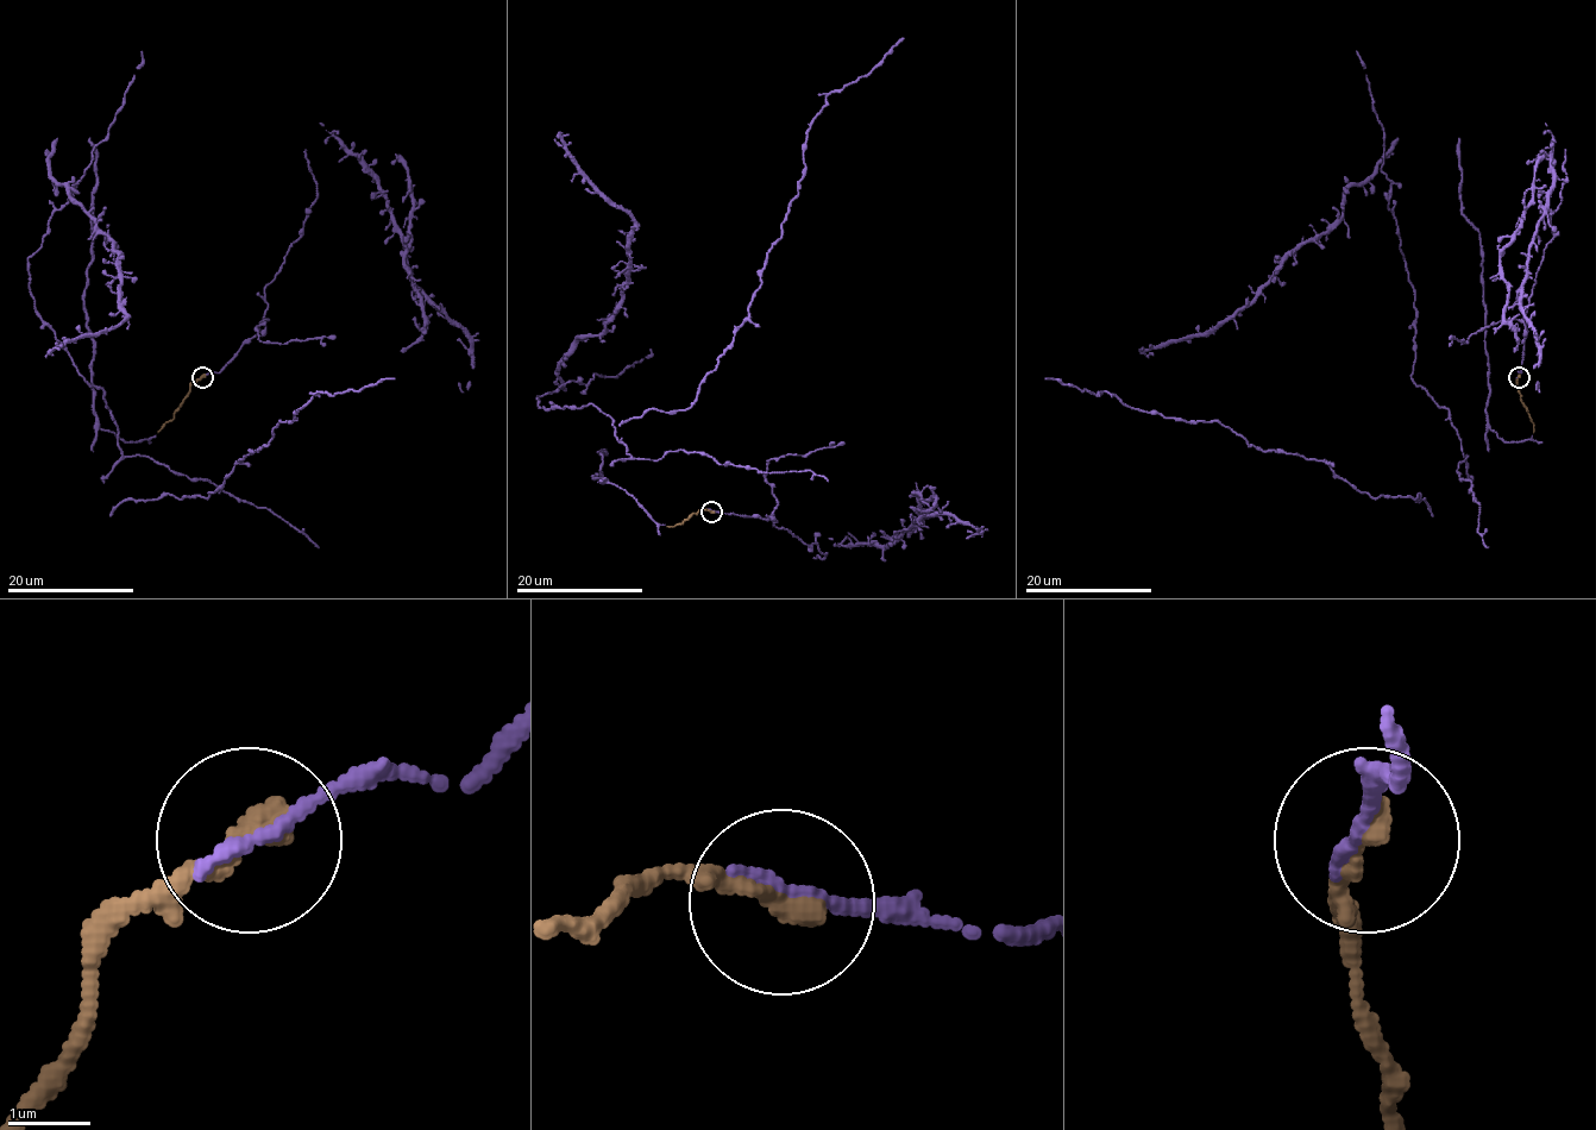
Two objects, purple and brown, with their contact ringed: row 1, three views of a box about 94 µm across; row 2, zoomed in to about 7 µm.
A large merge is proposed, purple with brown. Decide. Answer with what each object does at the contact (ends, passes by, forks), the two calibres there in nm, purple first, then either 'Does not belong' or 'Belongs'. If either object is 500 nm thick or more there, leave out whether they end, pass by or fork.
At the ring purple ends. At the ring brown ends. Thickness 200 nm (purple) against 360 nm. Belongs

